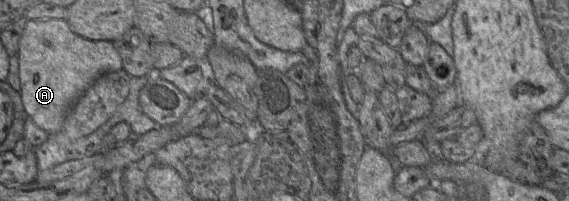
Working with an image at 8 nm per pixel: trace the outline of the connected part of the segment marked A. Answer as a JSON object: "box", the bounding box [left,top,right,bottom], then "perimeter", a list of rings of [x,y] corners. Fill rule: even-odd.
{"box":[18,19,123,134],"perimeter":[[[65,19],[28,20],[18,51],[20,95],[34,123],[56,134],[80,96],[101,75],[123,69],[121,57],[112,41],[92,41],[73,32]]]}

